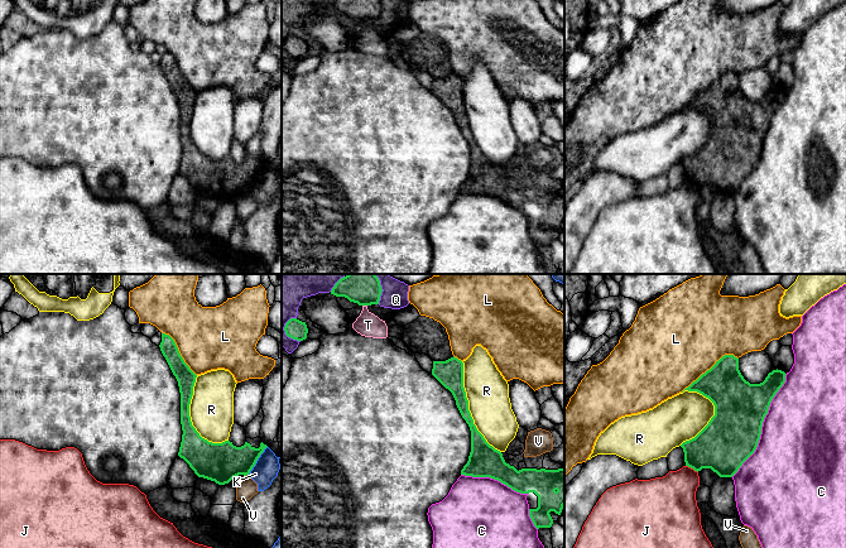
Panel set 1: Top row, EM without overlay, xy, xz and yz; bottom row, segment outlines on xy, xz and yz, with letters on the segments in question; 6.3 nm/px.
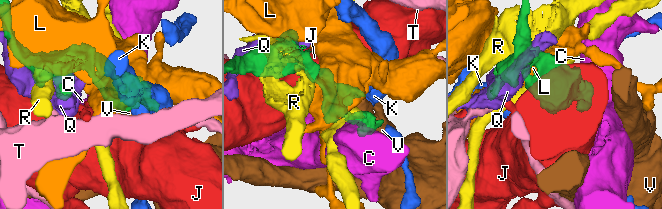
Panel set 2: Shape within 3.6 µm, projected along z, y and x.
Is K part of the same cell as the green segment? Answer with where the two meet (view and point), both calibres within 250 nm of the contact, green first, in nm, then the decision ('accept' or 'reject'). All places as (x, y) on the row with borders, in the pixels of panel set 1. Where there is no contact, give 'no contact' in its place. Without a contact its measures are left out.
meets green in xy at (256, 460); 260 nm thick on the green side, 160 nm on the other; reject

